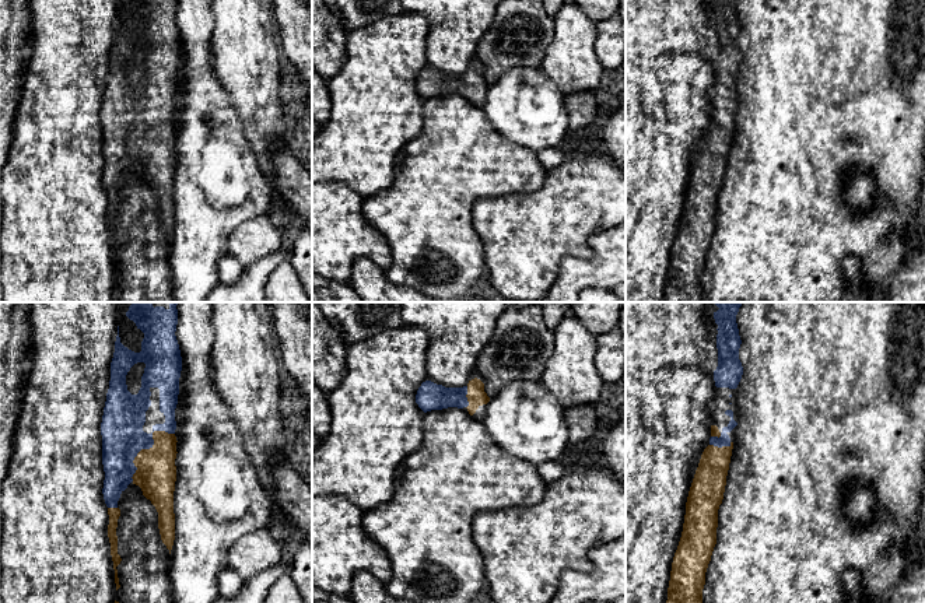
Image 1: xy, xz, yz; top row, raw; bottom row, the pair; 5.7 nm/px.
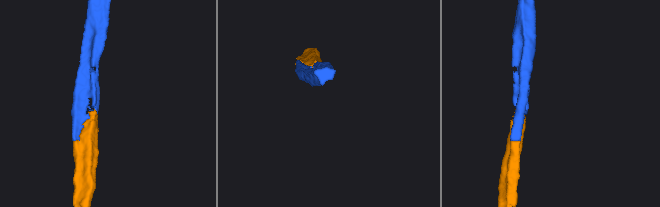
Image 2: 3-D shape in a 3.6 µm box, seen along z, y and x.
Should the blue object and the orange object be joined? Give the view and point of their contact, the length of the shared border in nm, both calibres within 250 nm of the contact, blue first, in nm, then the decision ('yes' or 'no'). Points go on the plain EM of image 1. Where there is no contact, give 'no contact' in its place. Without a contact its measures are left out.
xy (147, 135) | 380 nm | 240/240 nm | yes

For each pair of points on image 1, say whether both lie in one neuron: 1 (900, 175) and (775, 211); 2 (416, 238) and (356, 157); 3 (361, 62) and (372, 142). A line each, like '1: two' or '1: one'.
1: one
2: two
3: one

